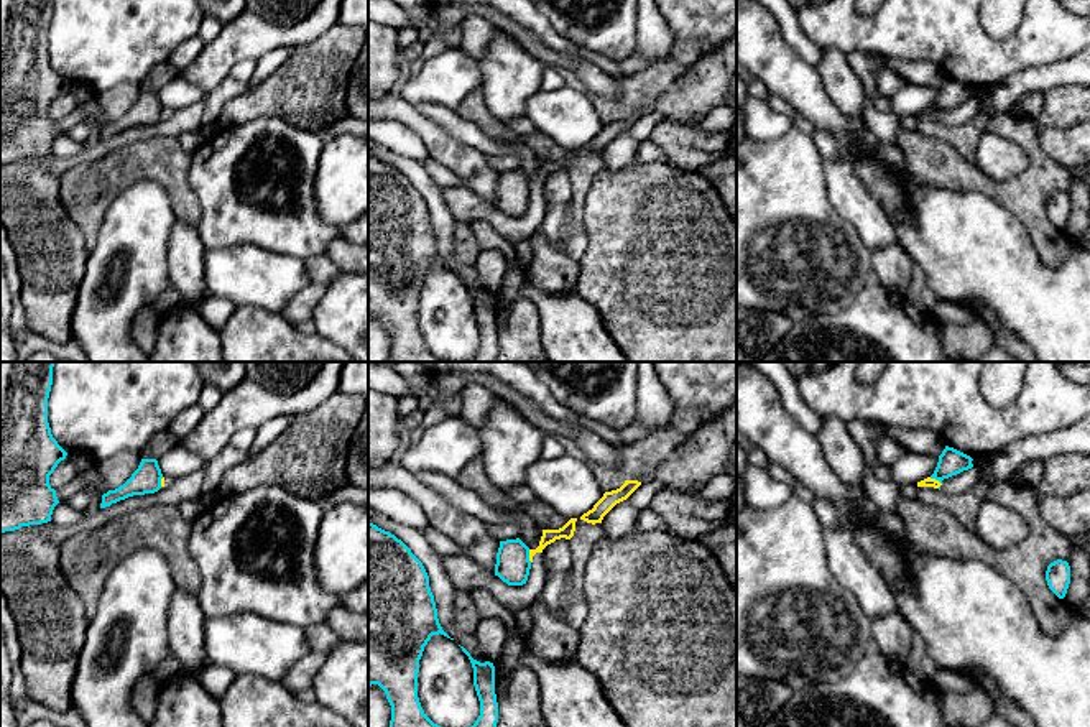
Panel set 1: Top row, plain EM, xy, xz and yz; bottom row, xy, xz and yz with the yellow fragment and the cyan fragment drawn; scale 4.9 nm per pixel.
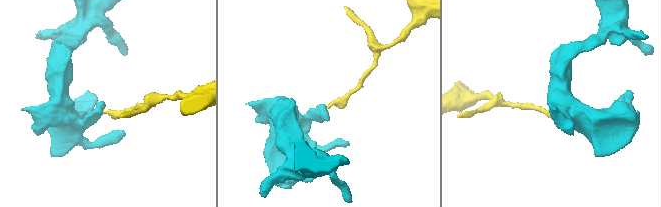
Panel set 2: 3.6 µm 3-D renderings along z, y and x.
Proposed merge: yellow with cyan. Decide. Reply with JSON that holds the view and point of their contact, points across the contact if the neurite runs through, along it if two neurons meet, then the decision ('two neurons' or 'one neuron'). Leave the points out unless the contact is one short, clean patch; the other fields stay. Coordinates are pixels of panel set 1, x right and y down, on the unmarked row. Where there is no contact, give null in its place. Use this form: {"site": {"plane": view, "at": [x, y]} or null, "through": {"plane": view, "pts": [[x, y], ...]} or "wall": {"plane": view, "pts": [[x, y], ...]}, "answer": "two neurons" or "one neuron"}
{"site": {"plane": "yz", "at": [937, 112]}, "wall": {"plane": "yz", "pts": [[929, 109], [934, 109], [941, 115], [939, 119]]}, "answer": "two neurons"}

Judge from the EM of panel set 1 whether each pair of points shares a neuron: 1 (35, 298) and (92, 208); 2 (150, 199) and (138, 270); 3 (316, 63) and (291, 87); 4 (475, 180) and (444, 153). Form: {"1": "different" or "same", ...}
{"1": "different", "2": "same", "3": "same", "4": "same"}

